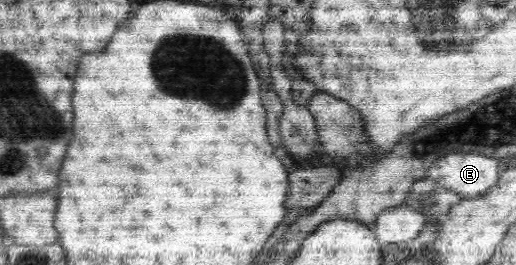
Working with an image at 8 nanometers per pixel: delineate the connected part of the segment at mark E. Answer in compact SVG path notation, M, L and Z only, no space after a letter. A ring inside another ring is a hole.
M452 152L435 161L427 178L456 191L459 198L476 198L487 193L500 176L500 160L477 153Z

